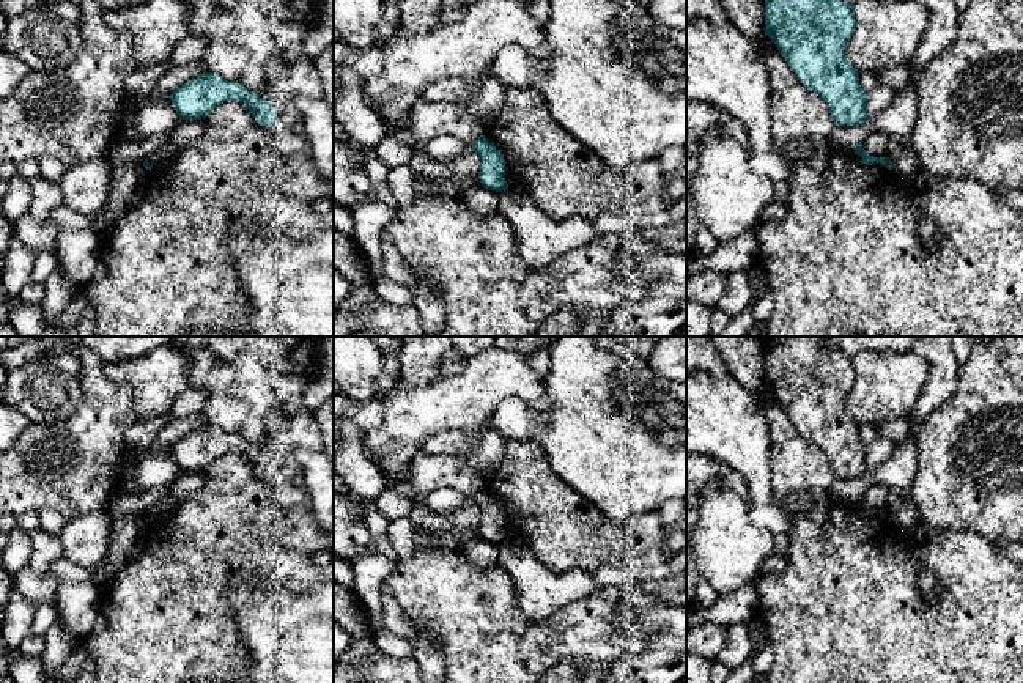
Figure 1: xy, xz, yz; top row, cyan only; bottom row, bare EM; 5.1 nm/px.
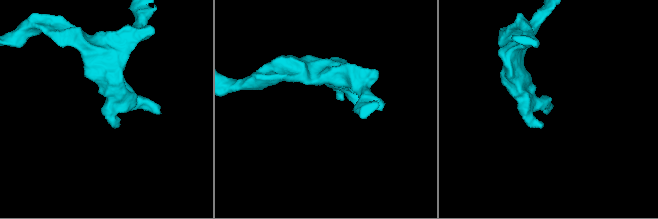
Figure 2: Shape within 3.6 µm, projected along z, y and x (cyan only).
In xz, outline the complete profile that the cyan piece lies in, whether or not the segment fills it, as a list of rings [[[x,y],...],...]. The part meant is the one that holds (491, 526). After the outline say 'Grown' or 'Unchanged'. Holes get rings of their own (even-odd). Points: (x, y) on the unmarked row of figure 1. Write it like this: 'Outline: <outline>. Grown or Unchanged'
Outline: [[[485,489],[472,496],[472,502],[480,508],[482,518],[478,532],[485,541],[502,545],[508,540],[505,533],[505,515],[496,499]]]. Unchanged

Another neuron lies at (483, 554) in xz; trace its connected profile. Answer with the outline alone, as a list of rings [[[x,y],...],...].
[[[482,540],[461,546],[461,552],[472,565],[491,568],[499,565],[500,545]]]

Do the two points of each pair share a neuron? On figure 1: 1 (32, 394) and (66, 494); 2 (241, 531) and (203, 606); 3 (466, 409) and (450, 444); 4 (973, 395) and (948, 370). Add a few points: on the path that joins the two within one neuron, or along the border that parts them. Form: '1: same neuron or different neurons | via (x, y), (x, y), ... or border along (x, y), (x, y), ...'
1: different neurons | border along (76, 408), (57, 420), (30, 422)
2: same neuron | via (222, 550), (203, 568), (203, 587)
3: different neurons | border along (487, 420), (477, 427), (432, 433), (422, 443)
4: different neurons | border along (959, 362), (957, 387), (935, 409)

